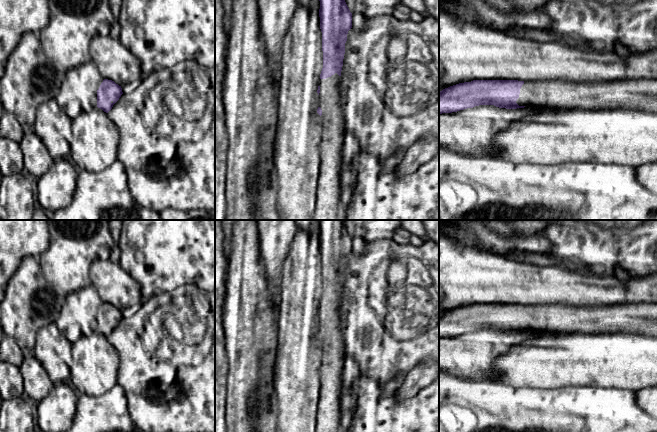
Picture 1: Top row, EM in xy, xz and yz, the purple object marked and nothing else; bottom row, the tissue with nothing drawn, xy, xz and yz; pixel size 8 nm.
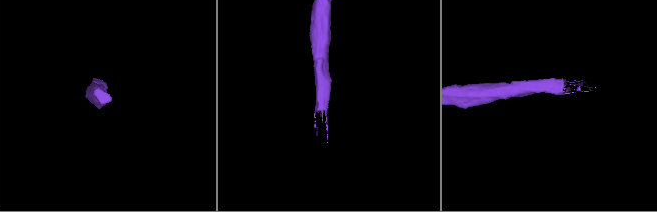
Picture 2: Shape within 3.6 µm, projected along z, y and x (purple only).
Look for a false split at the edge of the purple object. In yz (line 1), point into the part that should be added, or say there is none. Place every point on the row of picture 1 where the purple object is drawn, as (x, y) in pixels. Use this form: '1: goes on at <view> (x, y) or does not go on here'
1: goes on at yz (637, 94)

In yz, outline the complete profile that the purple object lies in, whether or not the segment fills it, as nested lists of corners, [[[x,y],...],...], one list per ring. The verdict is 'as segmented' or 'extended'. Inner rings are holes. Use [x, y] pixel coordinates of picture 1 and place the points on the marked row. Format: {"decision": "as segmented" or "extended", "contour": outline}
{"decision": "extended", "contour": [[[657,79],[581,83],[564,80],[473,80],[439,92],[439,114],[479,105],[563,110],[632,109],[657,113]]]}

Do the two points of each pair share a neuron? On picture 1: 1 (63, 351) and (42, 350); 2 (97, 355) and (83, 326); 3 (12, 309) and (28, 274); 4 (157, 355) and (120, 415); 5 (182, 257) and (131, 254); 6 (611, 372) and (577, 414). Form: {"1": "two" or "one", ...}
{"1": "one", "2": "two", "3": "one", "4": "two", "5": "one", "6": "two"}

